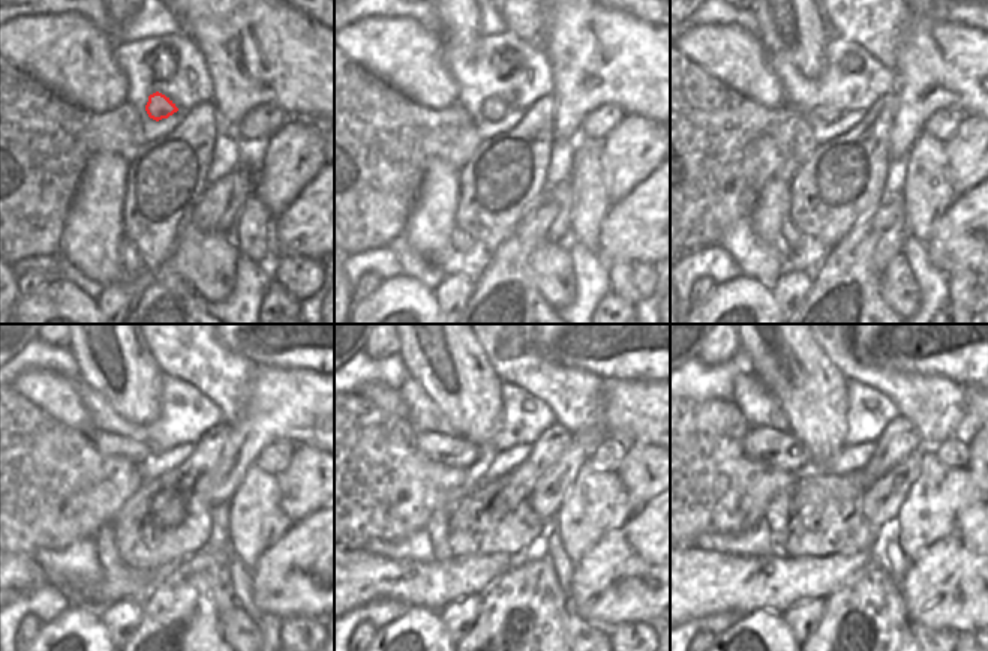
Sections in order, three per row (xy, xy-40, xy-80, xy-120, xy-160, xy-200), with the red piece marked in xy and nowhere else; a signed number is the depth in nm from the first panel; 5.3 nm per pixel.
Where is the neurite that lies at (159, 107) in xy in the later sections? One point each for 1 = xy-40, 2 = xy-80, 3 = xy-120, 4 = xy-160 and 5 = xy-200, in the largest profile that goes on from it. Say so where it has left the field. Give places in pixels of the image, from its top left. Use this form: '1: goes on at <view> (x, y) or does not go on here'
1: goes on at xy-40 (494, 110)
2: goes on at xy-80 (825, 113)
3: goes on at xy-120 (105, 443)
4: goes on at xy-160 (447, 450)
5: goes on at xy-200 (772, 447)

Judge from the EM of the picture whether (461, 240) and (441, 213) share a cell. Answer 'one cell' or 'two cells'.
two cells

